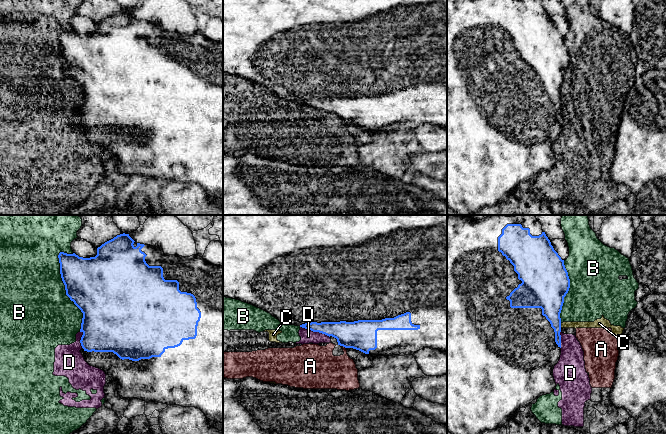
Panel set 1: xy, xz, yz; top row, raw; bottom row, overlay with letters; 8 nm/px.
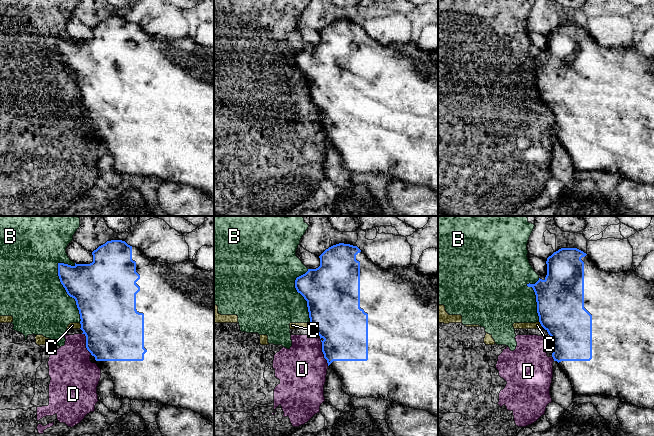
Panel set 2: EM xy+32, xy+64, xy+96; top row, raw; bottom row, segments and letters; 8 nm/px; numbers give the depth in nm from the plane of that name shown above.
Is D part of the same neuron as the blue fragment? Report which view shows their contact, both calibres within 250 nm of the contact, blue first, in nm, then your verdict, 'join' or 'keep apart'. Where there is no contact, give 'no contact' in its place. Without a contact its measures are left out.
meets blue in xz; 190 nm thick on the blue side, 110 nm on the other; keep apart

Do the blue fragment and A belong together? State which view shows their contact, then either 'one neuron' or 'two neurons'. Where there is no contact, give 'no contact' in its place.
contact in xz; two neurons

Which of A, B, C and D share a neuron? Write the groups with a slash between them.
A B C D

